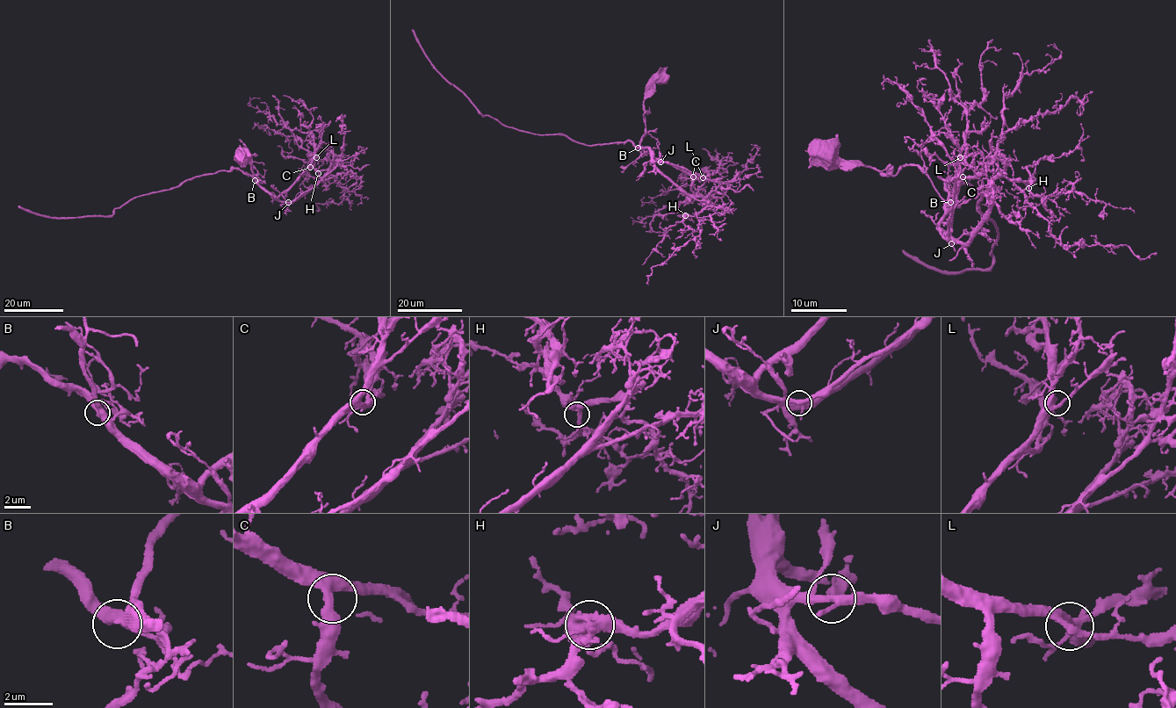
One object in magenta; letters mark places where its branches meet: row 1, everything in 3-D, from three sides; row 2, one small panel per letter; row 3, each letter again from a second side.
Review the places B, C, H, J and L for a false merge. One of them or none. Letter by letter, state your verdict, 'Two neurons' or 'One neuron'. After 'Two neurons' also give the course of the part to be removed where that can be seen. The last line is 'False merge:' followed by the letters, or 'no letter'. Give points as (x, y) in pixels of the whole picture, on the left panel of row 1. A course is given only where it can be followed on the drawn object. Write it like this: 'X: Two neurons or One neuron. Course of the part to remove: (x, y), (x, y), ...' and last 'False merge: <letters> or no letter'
B: One neuron
C: One neuron
H: One neuron
J: One neuron
L: One neuron
False merge: no letter

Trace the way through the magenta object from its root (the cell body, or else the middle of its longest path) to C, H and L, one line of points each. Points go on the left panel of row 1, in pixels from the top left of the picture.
C: (243, 154), (239, 163), (244, 166), (248, 162), (257, 183), (276, 197), (310, 167)
H: (243, 154), (239, 163), (244, 166), (248, 162), (257, 183), (282, 201), (292, 202), (331, 167), (318, 173)
L: (243, 154), (239, 163), (244, 166), (248, 162), (257, 183), (276, 197), (292, 184), (316, 157)

